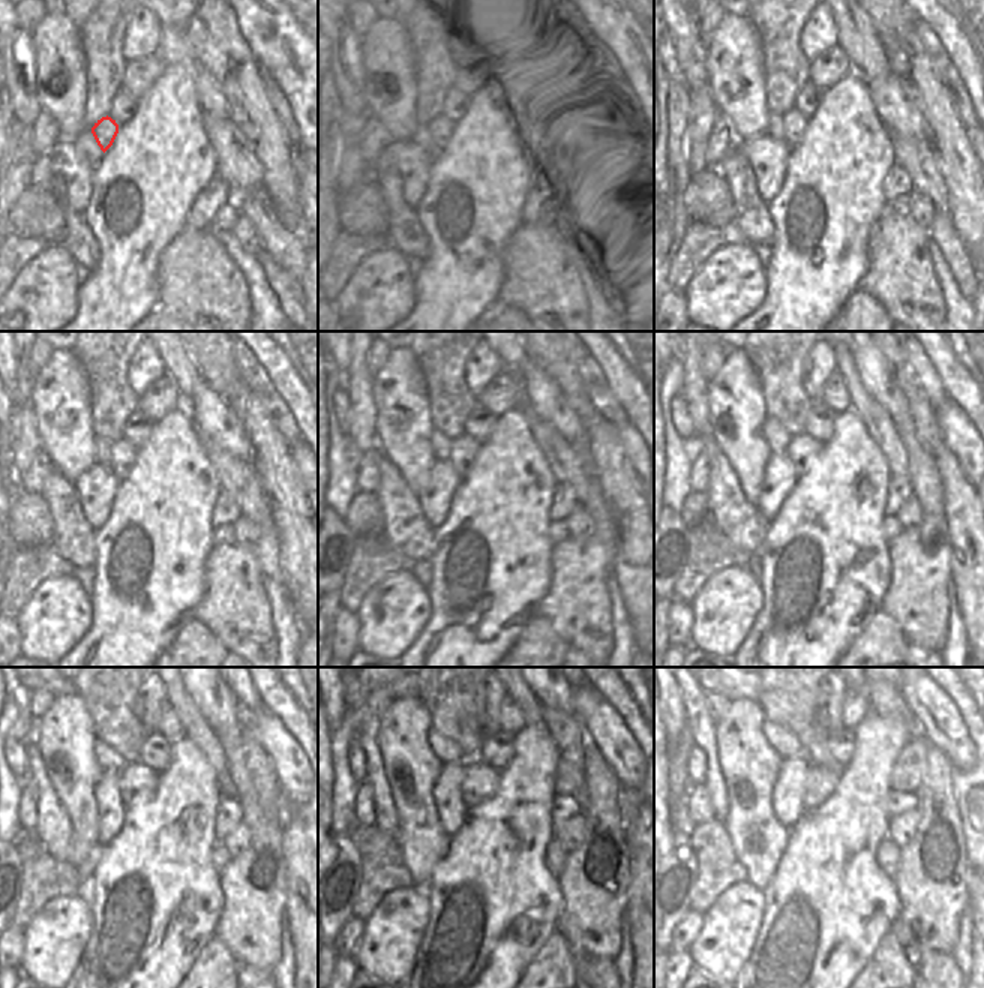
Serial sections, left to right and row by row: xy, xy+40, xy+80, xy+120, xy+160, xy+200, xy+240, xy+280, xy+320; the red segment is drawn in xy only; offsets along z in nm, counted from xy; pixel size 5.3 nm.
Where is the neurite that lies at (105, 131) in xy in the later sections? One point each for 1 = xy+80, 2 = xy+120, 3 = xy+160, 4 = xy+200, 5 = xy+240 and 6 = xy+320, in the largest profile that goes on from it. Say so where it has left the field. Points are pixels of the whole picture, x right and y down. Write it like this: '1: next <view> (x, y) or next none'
1: next xy+80 (794, 123)
2: next xy+120 (123, 453)
3: next xy+160 (462, 452)
4: next xy+200 (801, 450)
5: next xy+240 (137, 781)
6: next xy+320 (821, 783)

